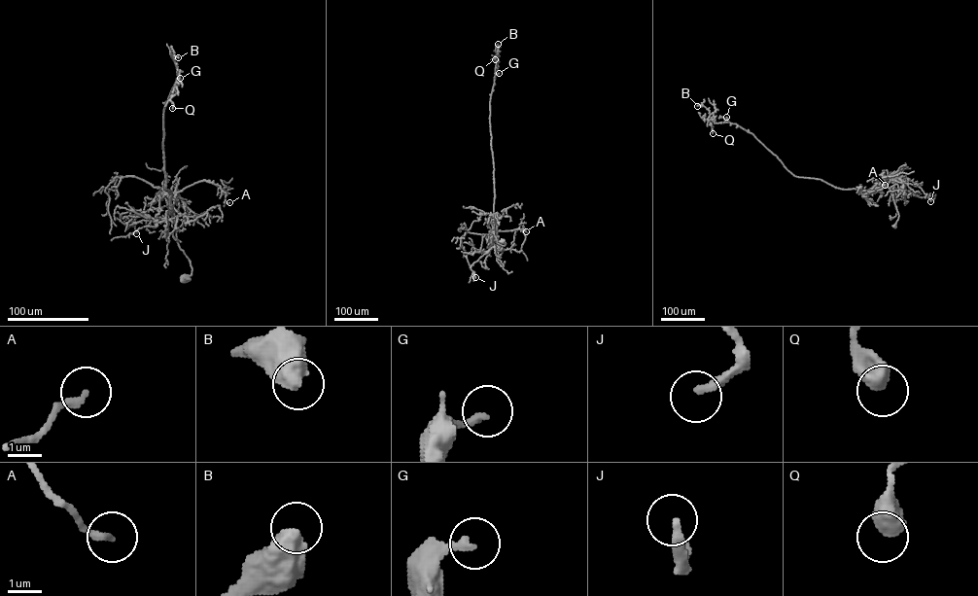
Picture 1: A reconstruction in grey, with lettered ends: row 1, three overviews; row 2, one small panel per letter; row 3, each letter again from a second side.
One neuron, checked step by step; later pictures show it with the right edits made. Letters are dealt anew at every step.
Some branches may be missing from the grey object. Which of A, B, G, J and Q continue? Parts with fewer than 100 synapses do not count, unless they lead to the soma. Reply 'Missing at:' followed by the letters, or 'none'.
Missing at: none

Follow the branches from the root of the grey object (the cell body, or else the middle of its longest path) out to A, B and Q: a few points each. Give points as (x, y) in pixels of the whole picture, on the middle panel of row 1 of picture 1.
A: (503, 241), (504, 245), (497, 242), (494, 228), (504, 231), (523, 227), (526, 231)
B: (503, 241), (504, 245), (497, 242), (494, 232), (494, 168), (489, 119), (498, 44)
Q: (503, 241), (504, 245), (497, 242), (493, 223), (489, 116), (497, 55), (495, 59)

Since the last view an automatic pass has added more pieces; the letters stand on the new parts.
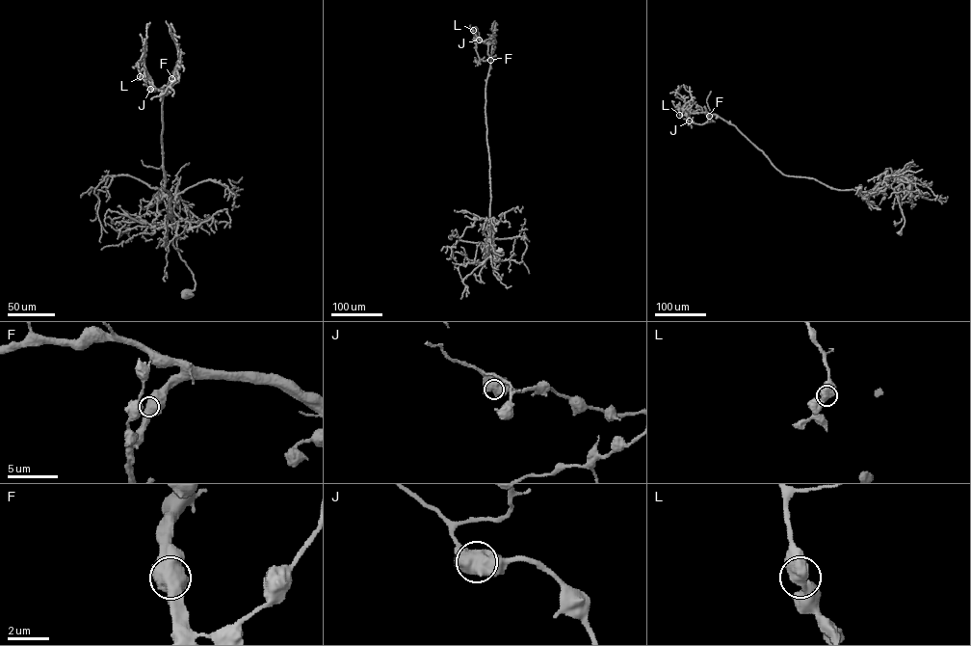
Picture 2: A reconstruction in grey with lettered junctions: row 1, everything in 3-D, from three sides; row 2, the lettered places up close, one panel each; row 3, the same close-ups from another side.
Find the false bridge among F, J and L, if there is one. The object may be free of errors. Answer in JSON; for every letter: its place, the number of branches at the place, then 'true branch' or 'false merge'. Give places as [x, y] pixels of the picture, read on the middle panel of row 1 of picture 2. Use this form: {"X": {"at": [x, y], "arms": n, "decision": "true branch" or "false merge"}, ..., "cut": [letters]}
{"F": {"at": [490, 60], "arms": 2, "decision": "true branch"}, "J": {"at": [479, 40], "arms": 2, "decision": "true branch"}, "L": {"at": [473, 30], "arms": 2, "decision": "true branch"}, "cut": []}

